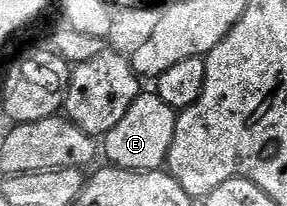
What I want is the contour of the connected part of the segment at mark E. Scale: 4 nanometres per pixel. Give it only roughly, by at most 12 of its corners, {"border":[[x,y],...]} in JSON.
{"border":[[144,91],[102,139],[118,169],[165,168],[177,110]]}

